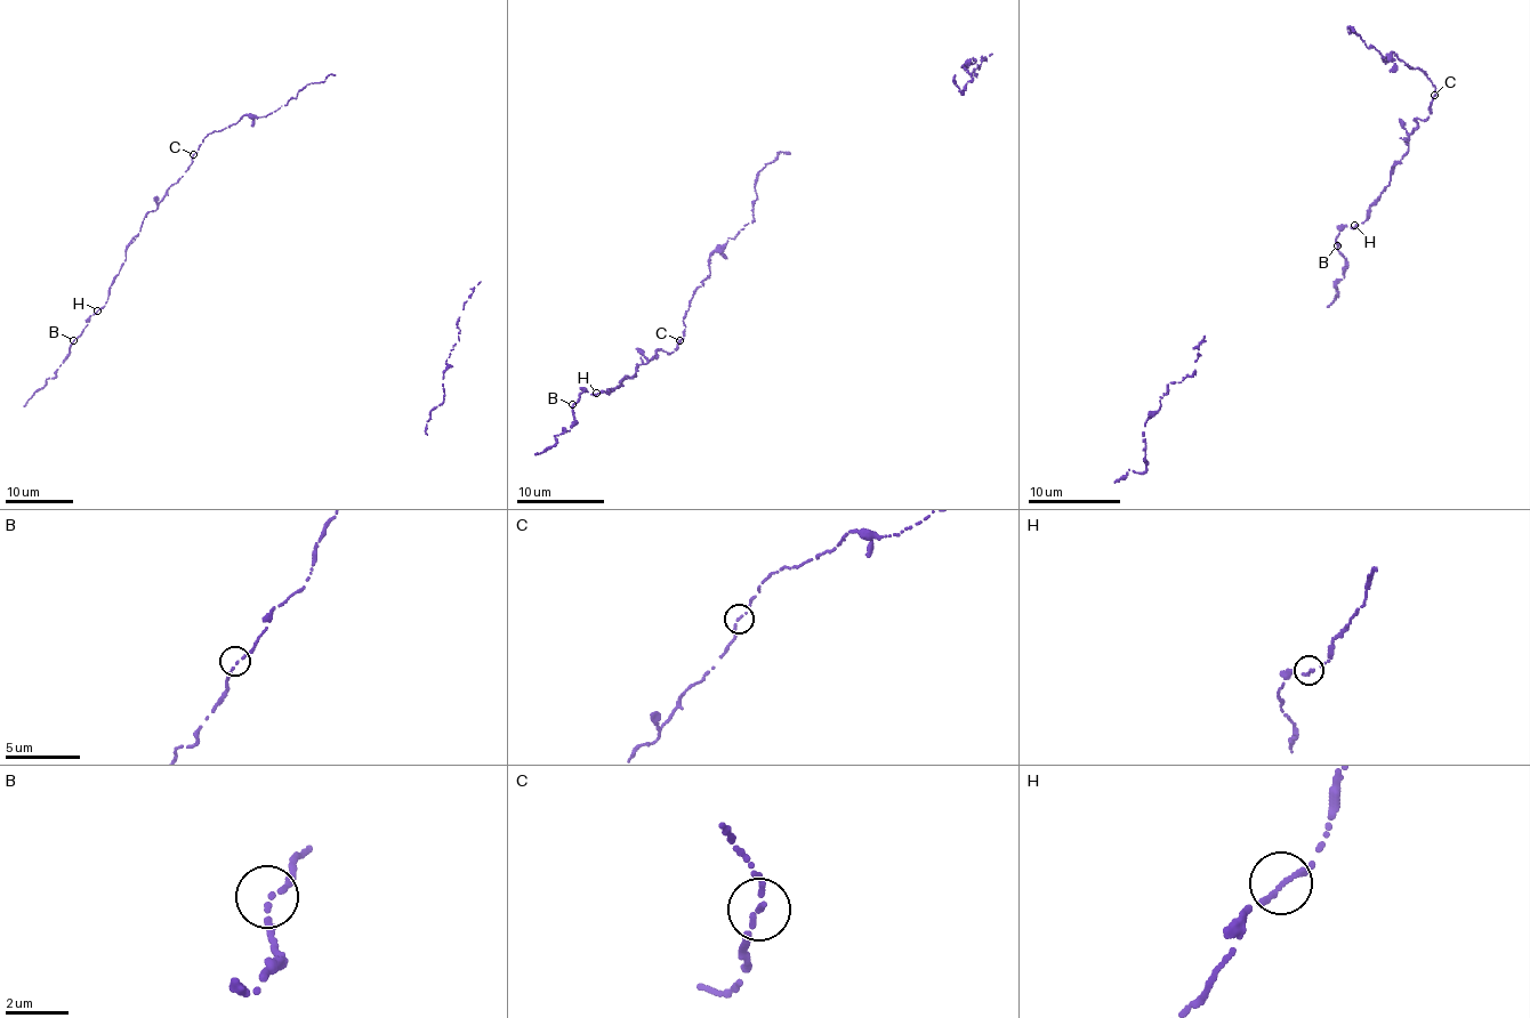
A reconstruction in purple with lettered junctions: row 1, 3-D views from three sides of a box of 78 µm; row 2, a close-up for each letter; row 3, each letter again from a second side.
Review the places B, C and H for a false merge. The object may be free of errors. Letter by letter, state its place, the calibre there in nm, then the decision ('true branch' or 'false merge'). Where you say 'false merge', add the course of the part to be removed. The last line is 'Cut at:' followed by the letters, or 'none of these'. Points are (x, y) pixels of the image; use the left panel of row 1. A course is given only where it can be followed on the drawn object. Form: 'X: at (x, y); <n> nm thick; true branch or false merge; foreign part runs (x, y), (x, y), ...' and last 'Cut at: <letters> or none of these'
B: at (73, 340); 140 nm thick; true branch
C: at (193, 154); 140 nm thick; true branch
H: at (97, 310); 260 nm thick; true branch
Cut at: none of these

